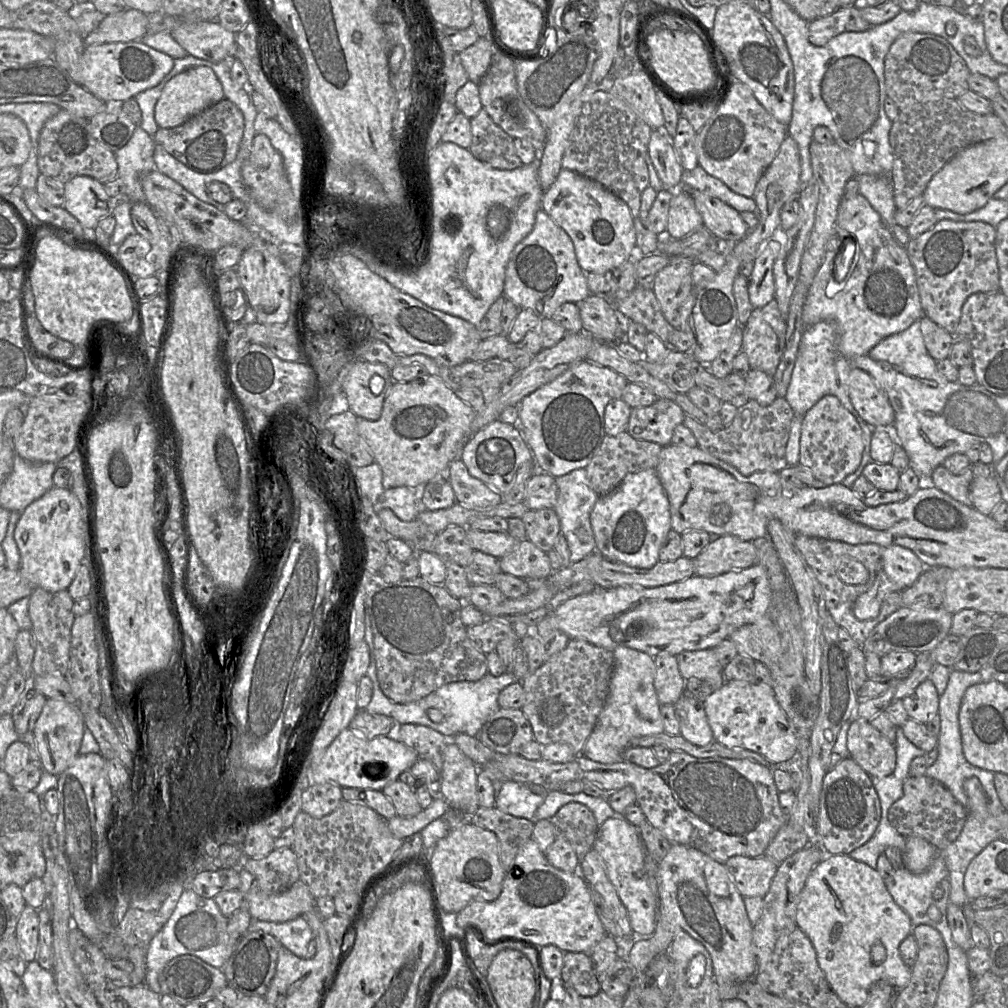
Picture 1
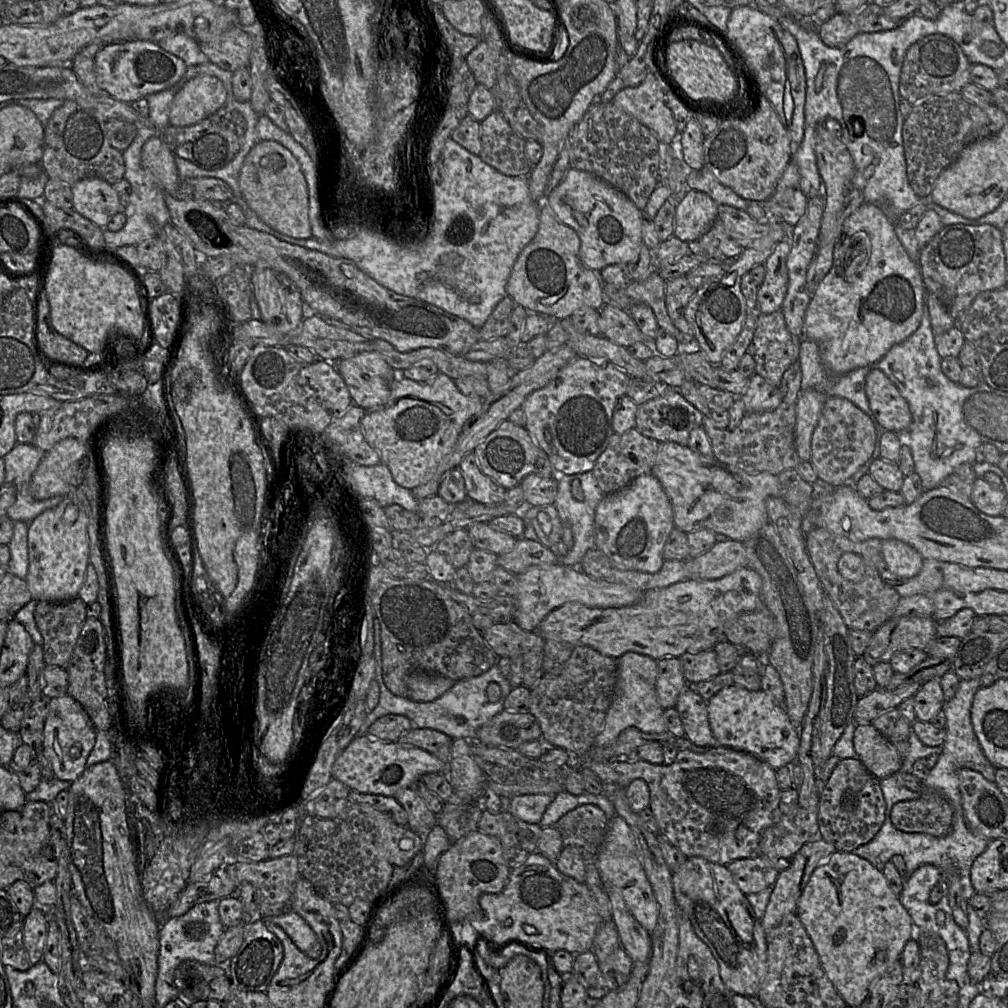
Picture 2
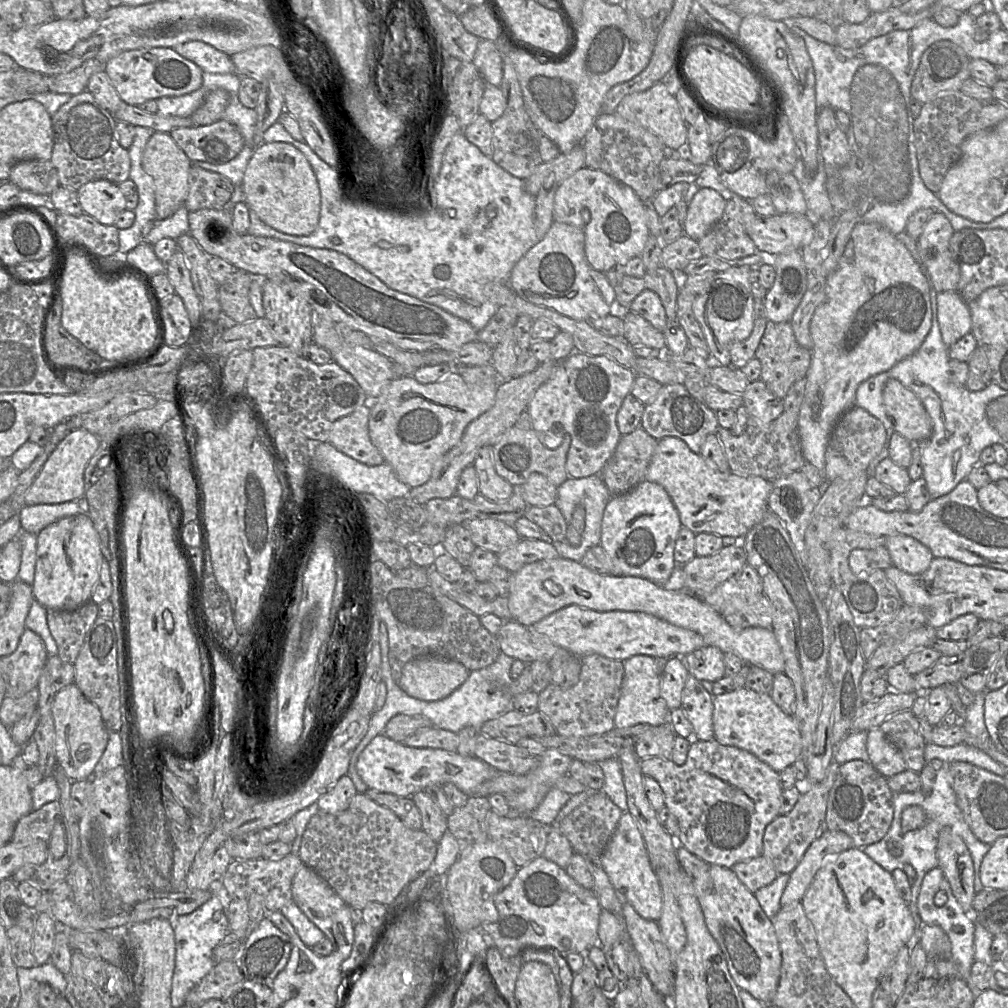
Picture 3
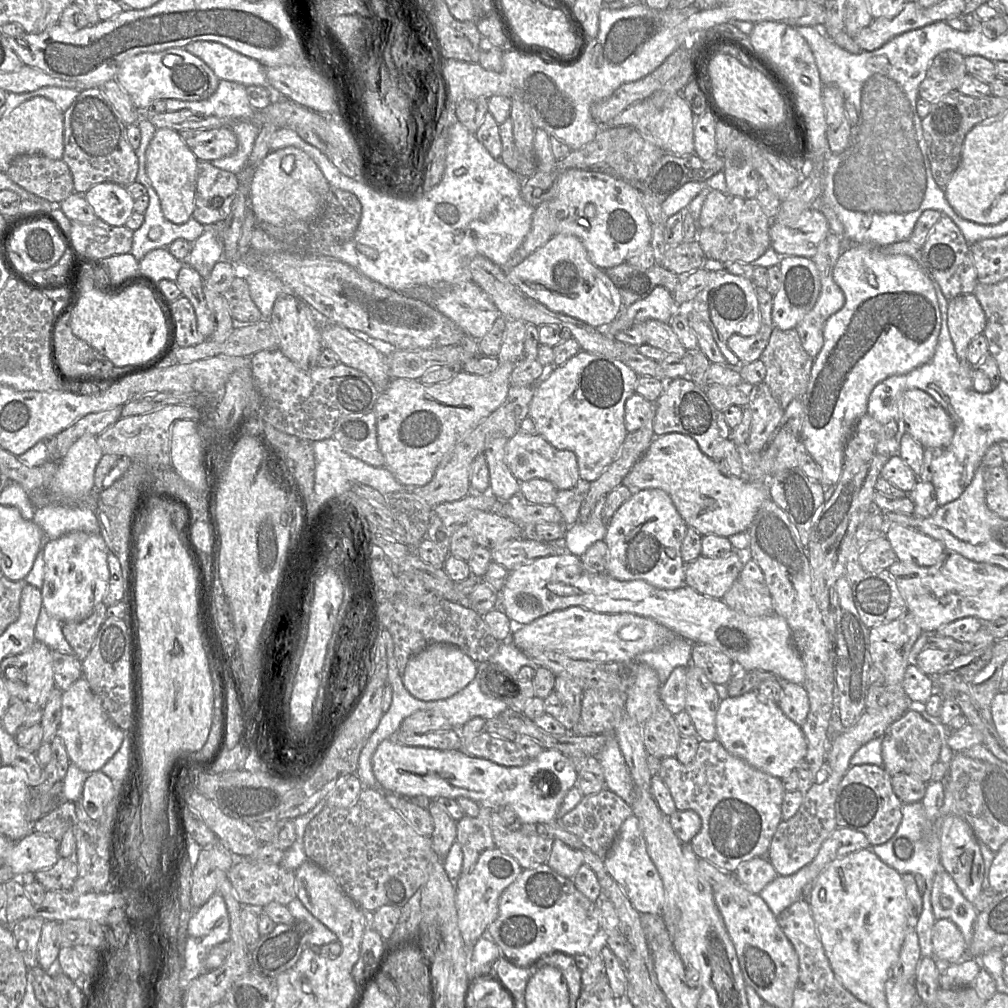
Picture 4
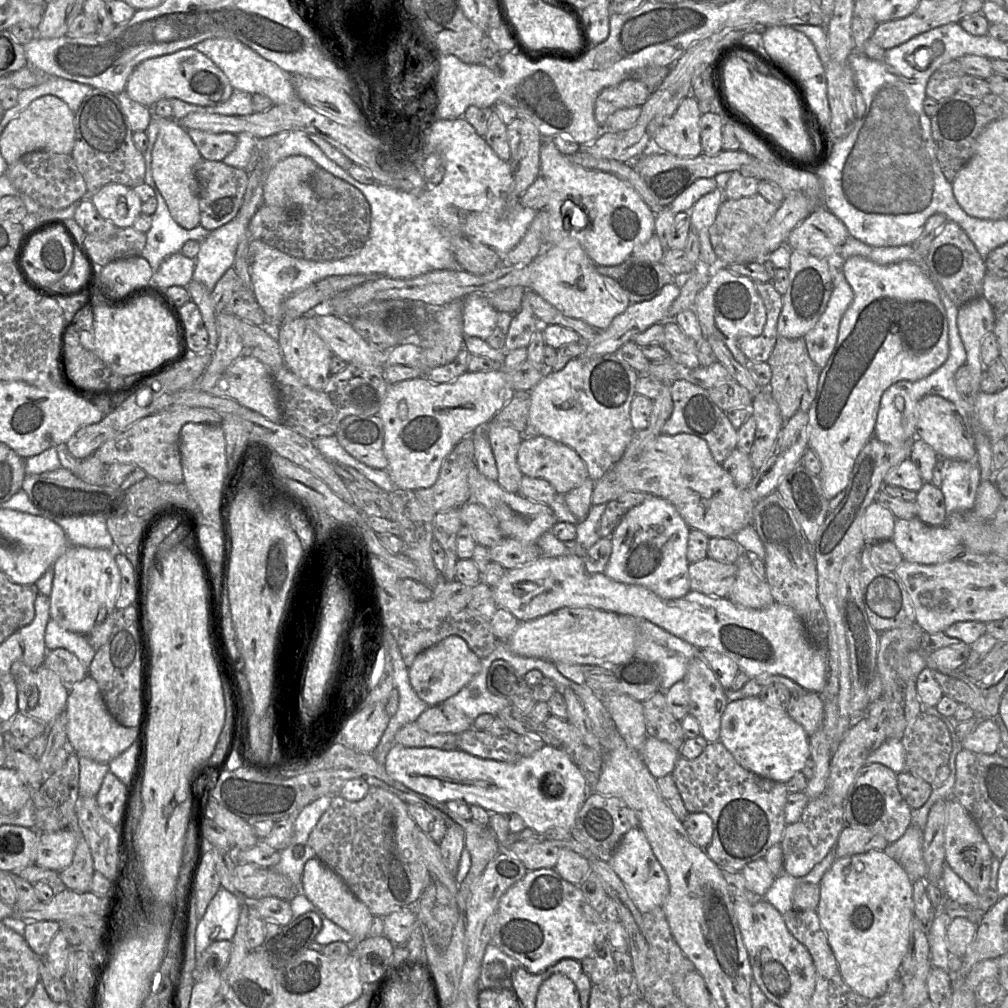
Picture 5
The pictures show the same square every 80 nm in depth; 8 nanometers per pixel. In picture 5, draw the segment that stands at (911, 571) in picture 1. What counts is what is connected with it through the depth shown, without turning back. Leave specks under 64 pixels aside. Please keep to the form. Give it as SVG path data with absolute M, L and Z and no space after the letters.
M918 517L896 518L891 540L904 560L924 565L951 560L959 545L963 545L951 530L926 524Z

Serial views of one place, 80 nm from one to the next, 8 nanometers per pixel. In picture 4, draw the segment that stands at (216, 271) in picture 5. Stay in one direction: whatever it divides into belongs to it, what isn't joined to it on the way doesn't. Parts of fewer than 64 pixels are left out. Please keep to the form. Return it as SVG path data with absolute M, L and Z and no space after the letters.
M205 226L203 234L192 244L192 250L184 263L207 279L214 265L223 258L221 228Z

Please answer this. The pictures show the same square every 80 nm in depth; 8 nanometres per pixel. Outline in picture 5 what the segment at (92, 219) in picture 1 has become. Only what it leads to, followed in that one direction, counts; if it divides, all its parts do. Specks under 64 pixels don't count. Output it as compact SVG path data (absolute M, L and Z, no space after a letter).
M107 184L97 190L90 201L99 215L120 228L132 227L141 215L142 201L134 190L121 184Z

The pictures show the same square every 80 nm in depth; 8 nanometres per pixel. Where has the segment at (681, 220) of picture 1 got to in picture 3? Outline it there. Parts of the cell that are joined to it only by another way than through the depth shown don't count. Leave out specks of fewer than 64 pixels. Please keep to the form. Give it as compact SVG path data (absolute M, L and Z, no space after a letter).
M700 188L688 205L683 234L700 240L722 217L726 203L716 190Z

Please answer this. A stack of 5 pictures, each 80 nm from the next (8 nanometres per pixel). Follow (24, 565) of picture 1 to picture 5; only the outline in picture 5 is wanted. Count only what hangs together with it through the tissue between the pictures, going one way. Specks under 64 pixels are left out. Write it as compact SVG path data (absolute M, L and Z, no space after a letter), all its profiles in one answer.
M71 545L53 563L52 569L50 616L63 629L87 635L116 609L121 576L108 549Z

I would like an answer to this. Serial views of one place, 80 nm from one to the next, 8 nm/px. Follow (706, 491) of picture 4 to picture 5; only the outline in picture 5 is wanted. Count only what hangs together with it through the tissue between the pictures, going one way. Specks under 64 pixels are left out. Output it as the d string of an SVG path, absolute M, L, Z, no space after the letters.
M661 433L638 458L622 456L595 482L592 504L606 504L630 491L644 492L667 500L676 508L690 529L697 529L709 538L734 538L738 531L751 523L756 504L751 498L749 490L738 487L728 472L715 461L707 442L698 436L686 433L675 435Z

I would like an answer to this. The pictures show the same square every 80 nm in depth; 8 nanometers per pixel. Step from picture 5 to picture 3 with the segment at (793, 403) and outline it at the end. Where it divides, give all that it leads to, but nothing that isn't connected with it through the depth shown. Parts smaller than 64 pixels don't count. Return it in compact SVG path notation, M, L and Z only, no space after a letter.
M768 321L763 337L755 352L755 358L761 364L760 379L771 392L783 400L795 382L806 378L811 364L811 351L798 343L790 322L775 323Z

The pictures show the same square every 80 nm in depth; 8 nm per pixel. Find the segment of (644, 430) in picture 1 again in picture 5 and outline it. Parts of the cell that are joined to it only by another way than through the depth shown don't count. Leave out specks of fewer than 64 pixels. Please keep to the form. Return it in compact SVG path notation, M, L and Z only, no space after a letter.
M682 378L670 384L673 400L673 411L664 424L661 433L675 435L679 433L692 434L704 439L712 453L713 458L720 465L737 448L737 429L735 429L726 416L712 400L708 390L695 385Z

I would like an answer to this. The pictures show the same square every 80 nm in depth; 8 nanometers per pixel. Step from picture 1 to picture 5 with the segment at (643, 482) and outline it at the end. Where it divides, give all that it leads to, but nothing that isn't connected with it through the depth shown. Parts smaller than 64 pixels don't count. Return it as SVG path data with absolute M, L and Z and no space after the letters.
M651 496L631 508L612 535L612 553L604 573L612 580L641 585L665 600L682 598L689 591L687 545L690 528L667 500Z

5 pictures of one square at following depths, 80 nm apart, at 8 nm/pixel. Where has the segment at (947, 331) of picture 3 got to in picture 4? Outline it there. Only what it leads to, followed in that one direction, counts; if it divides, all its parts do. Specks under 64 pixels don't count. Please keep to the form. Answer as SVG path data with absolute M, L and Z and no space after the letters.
M974 294L949 300L947 325L958 358L966 360L969 343L983 333L986 325L985 312Z

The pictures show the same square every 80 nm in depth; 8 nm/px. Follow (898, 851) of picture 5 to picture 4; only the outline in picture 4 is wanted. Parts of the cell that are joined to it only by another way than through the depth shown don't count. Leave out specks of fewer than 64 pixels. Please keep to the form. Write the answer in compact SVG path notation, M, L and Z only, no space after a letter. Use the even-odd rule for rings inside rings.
M922 802L903 803L902 820L895 835L886 843L871 846L870 849L888 866L894 868L901 875L919 874L926 882L927 888L932 888L934 877L940 868L940 837L939 834L933 834L932 822L928 820L925 814L925 808ZM898 839L906 839L912 846L911 856L902 859L896 856L894 845Z

